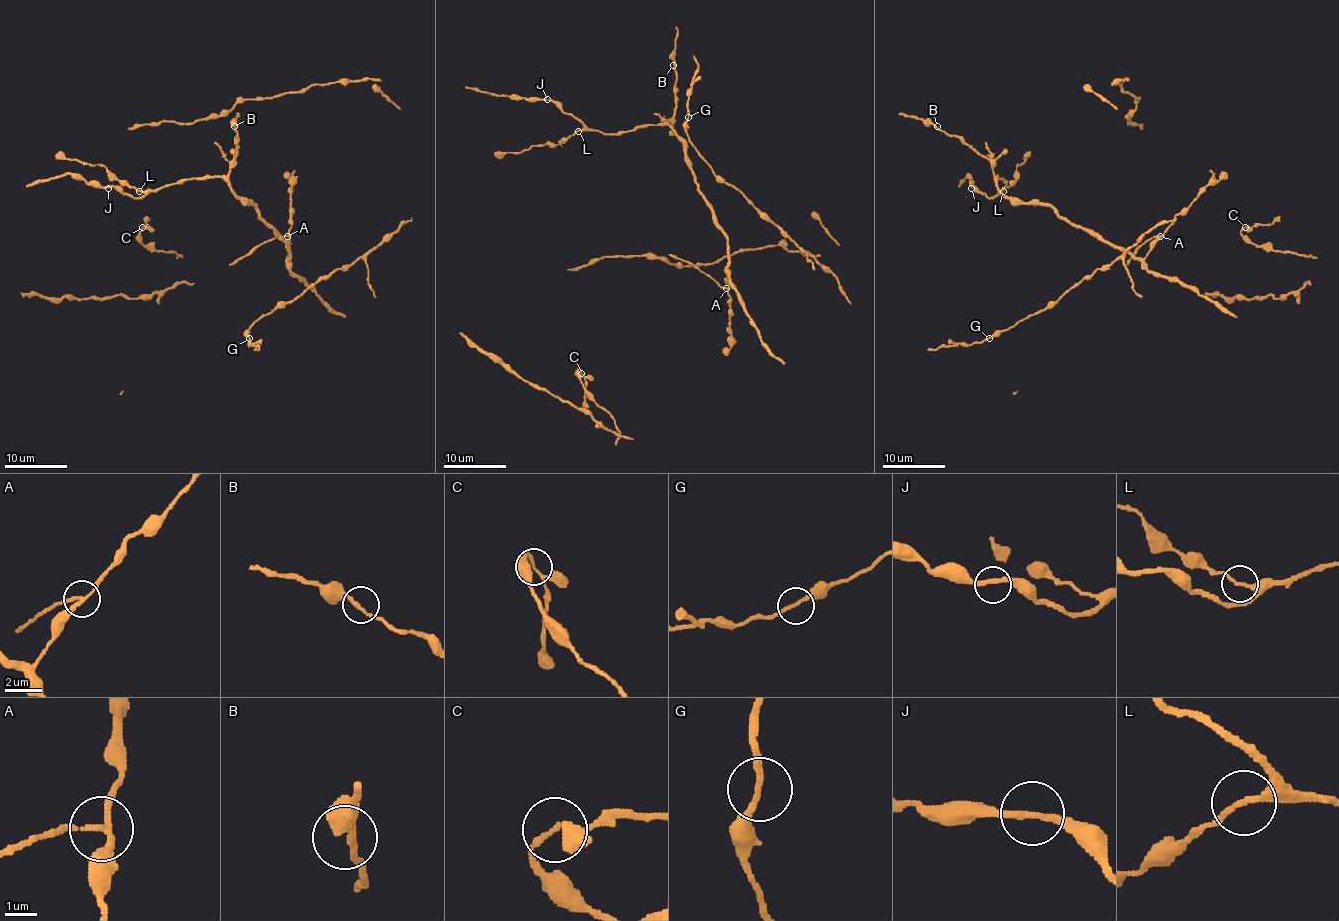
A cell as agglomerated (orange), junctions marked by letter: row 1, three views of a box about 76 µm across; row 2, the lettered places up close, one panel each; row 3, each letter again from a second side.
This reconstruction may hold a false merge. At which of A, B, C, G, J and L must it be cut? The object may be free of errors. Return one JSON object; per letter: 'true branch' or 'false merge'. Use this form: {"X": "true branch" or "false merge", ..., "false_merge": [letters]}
{"A": "false merge", "B": "true branch", "C": "true branch", "G": "true branch", "J": "true branch", "L": "true branch", "false_merge": ["A"]}

